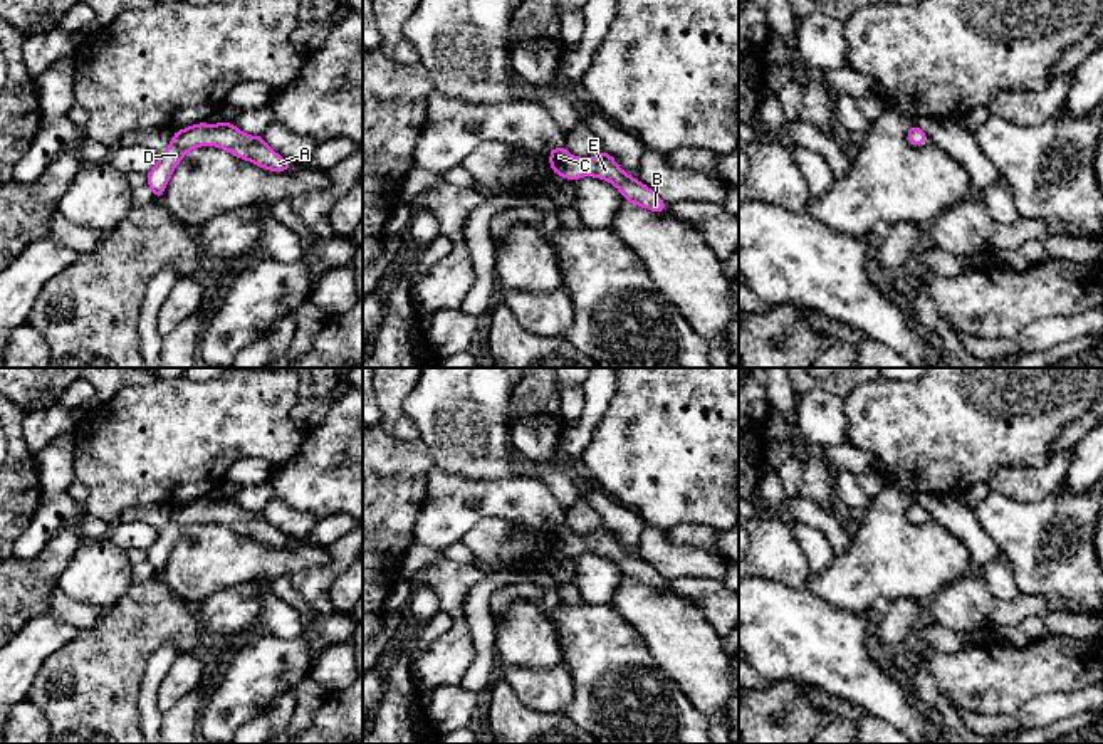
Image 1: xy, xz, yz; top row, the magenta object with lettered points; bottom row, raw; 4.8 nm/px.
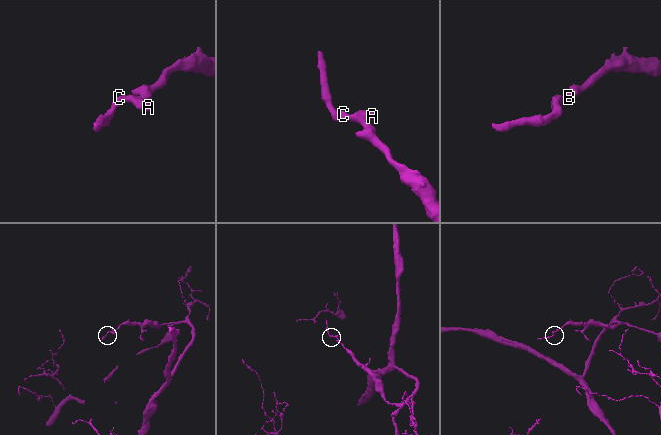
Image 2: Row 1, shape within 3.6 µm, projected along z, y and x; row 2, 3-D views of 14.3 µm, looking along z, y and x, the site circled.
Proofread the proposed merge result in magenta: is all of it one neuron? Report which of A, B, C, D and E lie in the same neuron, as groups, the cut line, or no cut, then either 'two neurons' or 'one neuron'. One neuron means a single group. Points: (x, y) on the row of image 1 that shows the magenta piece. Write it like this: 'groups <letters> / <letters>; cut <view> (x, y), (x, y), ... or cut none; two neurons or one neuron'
groups A B C D E; cut none; one neuron

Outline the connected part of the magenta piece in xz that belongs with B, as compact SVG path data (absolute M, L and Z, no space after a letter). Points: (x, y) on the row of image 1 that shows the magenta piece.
M556 146L549 151L549 165L552 173L571 181L584 178L586 175L604 180L614 185L626 202L655 213L663 213L668 208L653 190L623 171L616 160L604 149L593 158L583 160L572 156L566 148Z

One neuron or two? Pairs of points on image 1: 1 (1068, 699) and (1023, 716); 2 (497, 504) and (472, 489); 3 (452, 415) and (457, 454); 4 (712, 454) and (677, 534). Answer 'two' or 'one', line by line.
1: one
2: one
3: one
4: two

